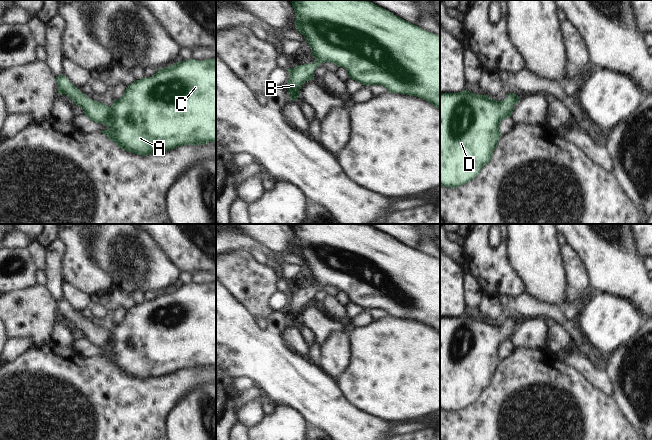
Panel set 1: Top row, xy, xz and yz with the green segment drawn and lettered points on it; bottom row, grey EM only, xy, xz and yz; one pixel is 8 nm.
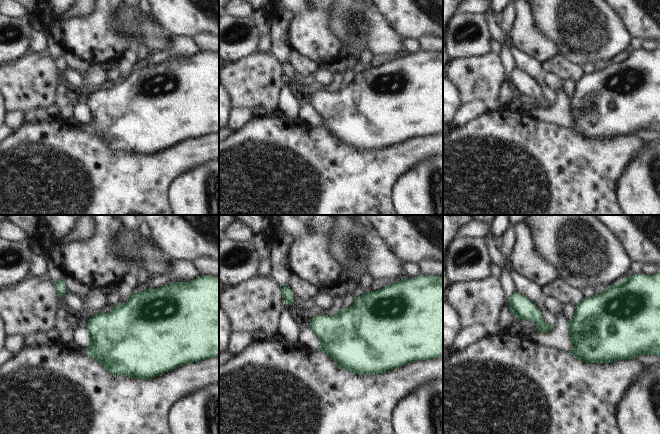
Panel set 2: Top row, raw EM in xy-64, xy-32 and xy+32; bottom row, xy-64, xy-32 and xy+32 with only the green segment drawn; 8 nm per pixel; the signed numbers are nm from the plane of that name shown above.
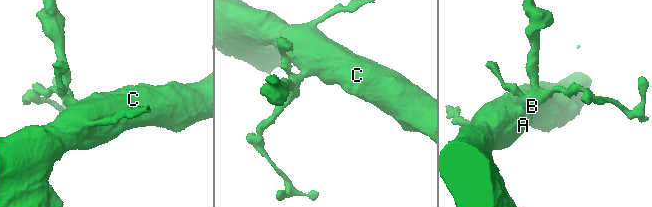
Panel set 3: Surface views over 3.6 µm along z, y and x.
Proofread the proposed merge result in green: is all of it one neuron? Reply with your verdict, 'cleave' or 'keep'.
keep

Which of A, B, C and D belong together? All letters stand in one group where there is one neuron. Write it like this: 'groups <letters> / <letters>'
groups A B C D

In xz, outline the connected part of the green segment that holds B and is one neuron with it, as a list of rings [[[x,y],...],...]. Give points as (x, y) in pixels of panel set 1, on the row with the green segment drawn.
[[[292,0],[292,7],[296,14],[296,20],[294,21],[296,30],[299,31],[308,43],[312,56],[315,58],[315,62],[311,64],[298,65],[294,68],[288,69],[289,80],[285,85],[290,100],[295,101],[300,97],[300,89],[302,85],[311,79],[314,79],[314,71],[320,64],[329,62],[334,63],[338,67],[343,67],[347,70],[349,78],[361,83],[362,85],[381,85],[388,89],[389,93],[406,94],[410,96],[419,97],[431,105],[440,110],[440,36],[427,32],[417,25],[413,25],[402,18],[394,15],[393,13],[383,9],[367,0]]]

